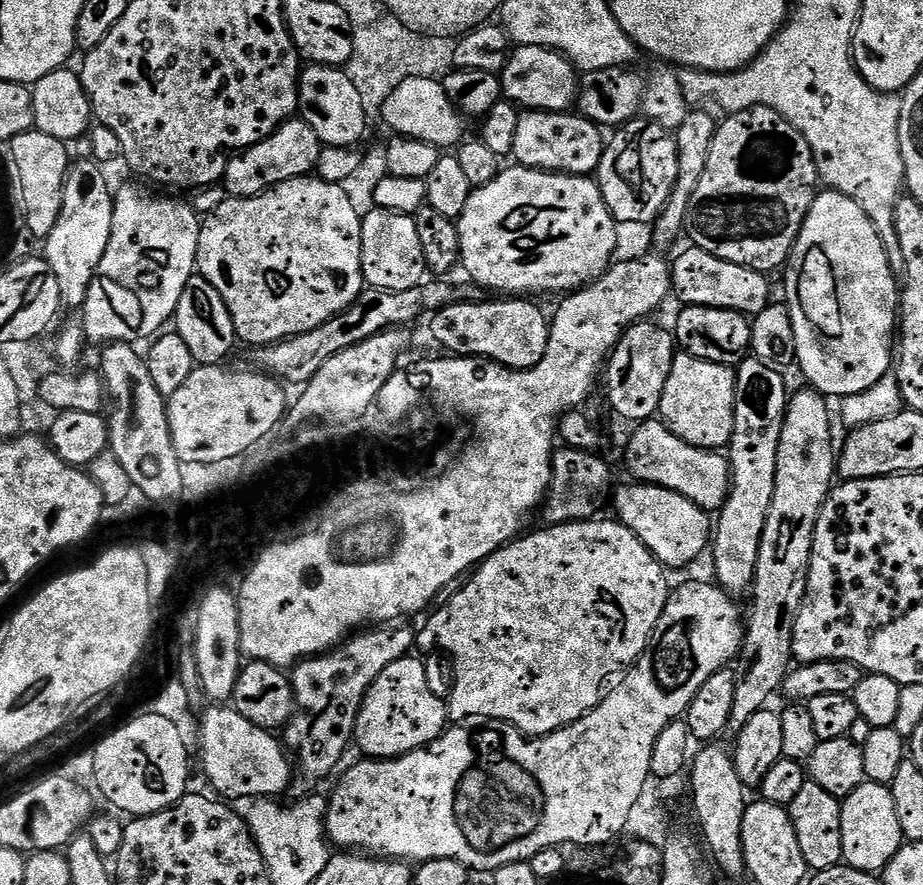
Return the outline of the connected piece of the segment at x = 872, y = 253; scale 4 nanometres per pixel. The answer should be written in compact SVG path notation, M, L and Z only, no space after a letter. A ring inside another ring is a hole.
M831 190L821 191L806 214L804 225L796 239L796 245L792 248L792 255L788 257L784 274L784 292L788 295L786 307L790 318L794 322L796 364L798 369L800 368L801 374L808 379L805 381L811 387L825 397L833 398L832 396L836 396L835 398L843 398L858 394L862 390L870 390L870 386L874 386L874 382L878 382L883 376L889 375L894 364L894 341L898 336L898 313L900 311L902 288L898 283L898 273L890 266L886 246L882 246L882 238L878 234L874 222L870 222L866 210L862 210L862 206L858 206L858 202L846 198L846 194L838 194Z

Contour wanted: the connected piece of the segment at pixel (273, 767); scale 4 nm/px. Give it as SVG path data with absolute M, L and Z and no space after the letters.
M212 706L200 720L200 764L212 783L211 791L229 801L244 800L247 796L283 797L280 795L289 791L294 780L293 765L281 741L272 736L275 735L269 729L254 726L254 722L242 718L235 707Z

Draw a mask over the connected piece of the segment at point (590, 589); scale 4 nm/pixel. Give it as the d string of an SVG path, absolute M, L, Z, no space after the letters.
M593 518L574 524L544 526L541 527L541 532L532 532L529 536L524 534L505 544L492 556L487 556L484 563L479 565L455 589L457 592L449 598L448 604L442 605L425 622L424 629L419 629L418 648L424 652L432 652L435 648L441 648L446 655L452 656L453 662L456 663L456 681L452 684L452 697L447 697L446 700L448 715L453 721L472 722L468 720L474 719L475 716L481 716L484 719L481 721L484 722L512 724L529 738L548 736L560 728L565 728L568 724L576 723L590 710L597 708L606 695L604 683L611 676L613 678L619 677L621 673L631 668L640 659L640 655L643 654L650 642L652 631L658 626L658 618L668 601L670 583L668 584L667 578L664 577L666 575L664 565L658 563L652 551L627 526L615 518L600 519Z

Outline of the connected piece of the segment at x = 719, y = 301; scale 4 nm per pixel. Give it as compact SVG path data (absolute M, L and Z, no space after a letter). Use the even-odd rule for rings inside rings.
M688 246L676 261L671 261L670 267L672 292L684 306L714 306L743 312L745 316L754 318L766 310L773 299L772 288L768 285L769 277L765 273L714 258L714 254L695 246Z

